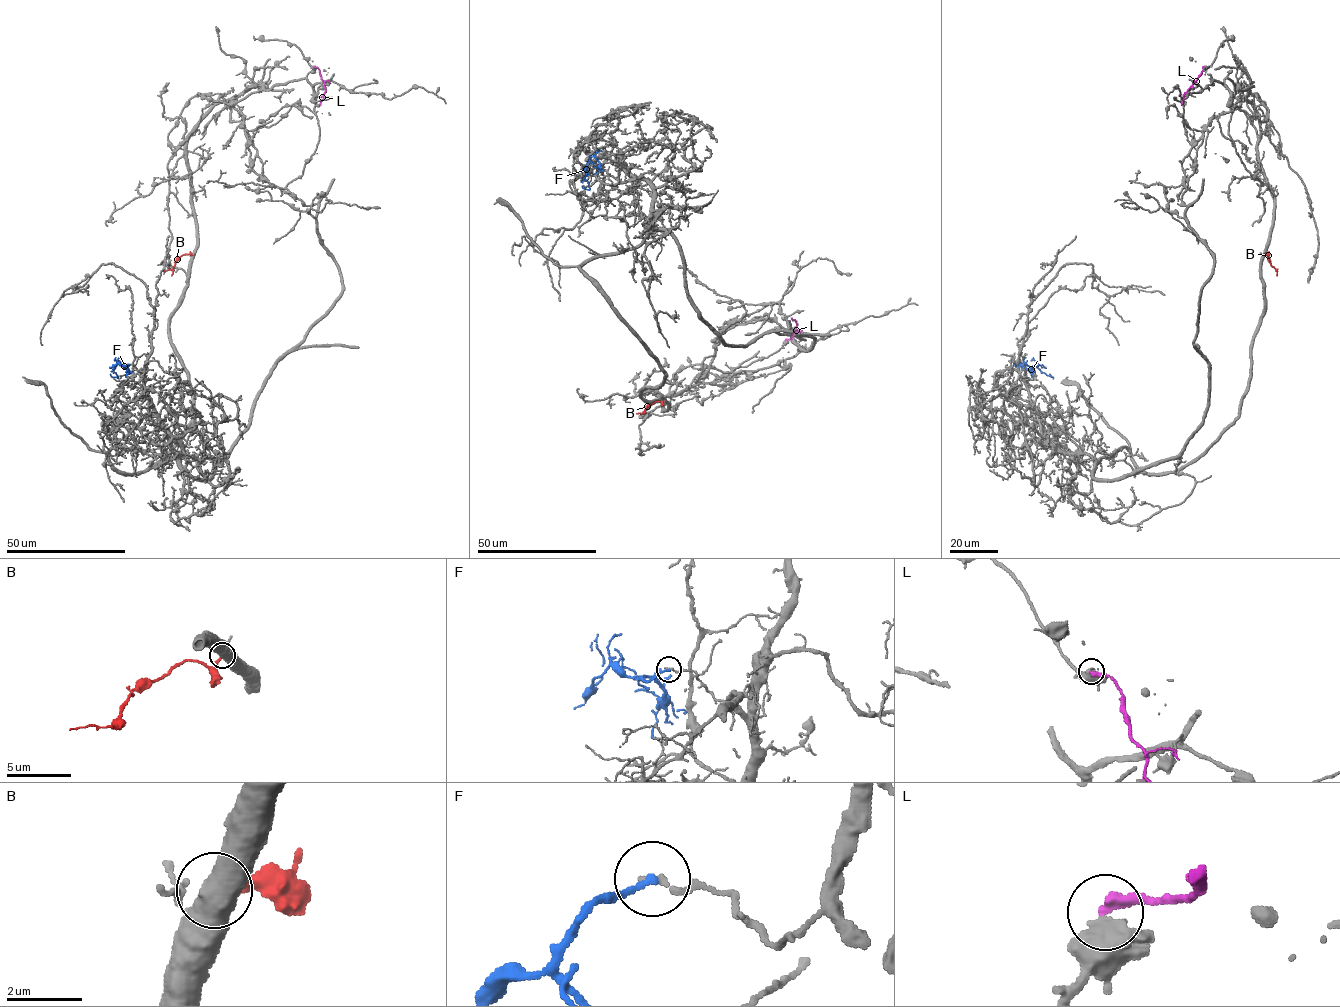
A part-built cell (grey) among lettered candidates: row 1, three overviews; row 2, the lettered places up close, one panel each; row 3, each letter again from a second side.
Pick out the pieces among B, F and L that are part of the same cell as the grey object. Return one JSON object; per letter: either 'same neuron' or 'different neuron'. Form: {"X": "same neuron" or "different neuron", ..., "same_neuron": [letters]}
{"B": "different neuron", "F": "different neuron", "L": "different neuron", "same_neuron": []}

